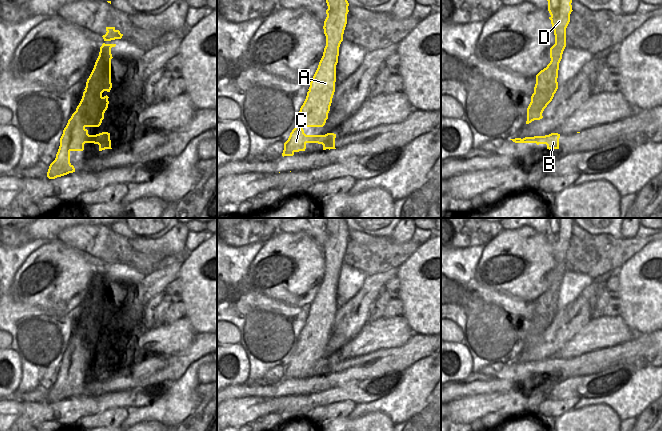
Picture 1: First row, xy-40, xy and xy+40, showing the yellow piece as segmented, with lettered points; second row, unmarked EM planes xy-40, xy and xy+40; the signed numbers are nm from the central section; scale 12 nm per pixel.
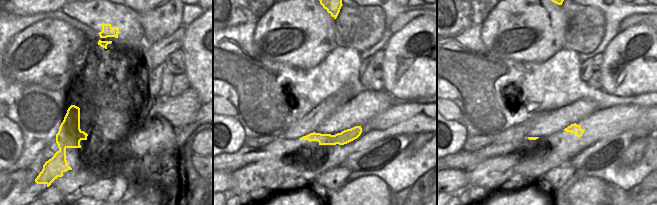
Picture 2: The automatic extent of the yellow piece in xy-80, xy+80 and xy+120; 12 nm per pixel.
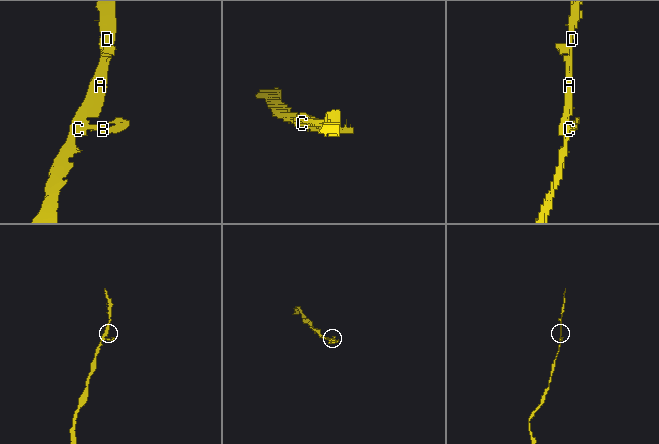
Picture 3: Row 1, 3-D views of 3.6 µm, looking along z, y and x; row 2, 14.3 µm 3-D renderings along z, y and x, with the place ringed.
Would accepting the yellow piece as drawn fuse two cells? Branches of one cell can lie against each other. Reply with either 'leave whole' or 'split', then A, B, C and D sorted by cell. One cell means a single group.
leave whole; groups A B C D

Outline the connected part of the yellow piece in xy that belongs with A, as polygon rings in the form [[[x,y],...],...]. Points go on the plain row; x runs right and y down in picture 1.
[[[326,218],[327,241],[324,245],[326,270],[318,292],[311,303],[306,323],[300,332],[296,350],[284,367],[282,380],[293,380],[295,376],[305,375],[307,367],[323,369],[323,374],[336,373],[336,358],[306,359],[303,351],[323,351],[335,316],[336,289],[339,271],[347,248],[349,227],[345,218]]]

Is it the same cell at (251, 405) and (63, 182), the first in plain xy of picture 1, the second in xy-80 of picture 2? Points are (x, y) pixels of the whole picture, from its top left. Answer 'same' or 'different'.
same

